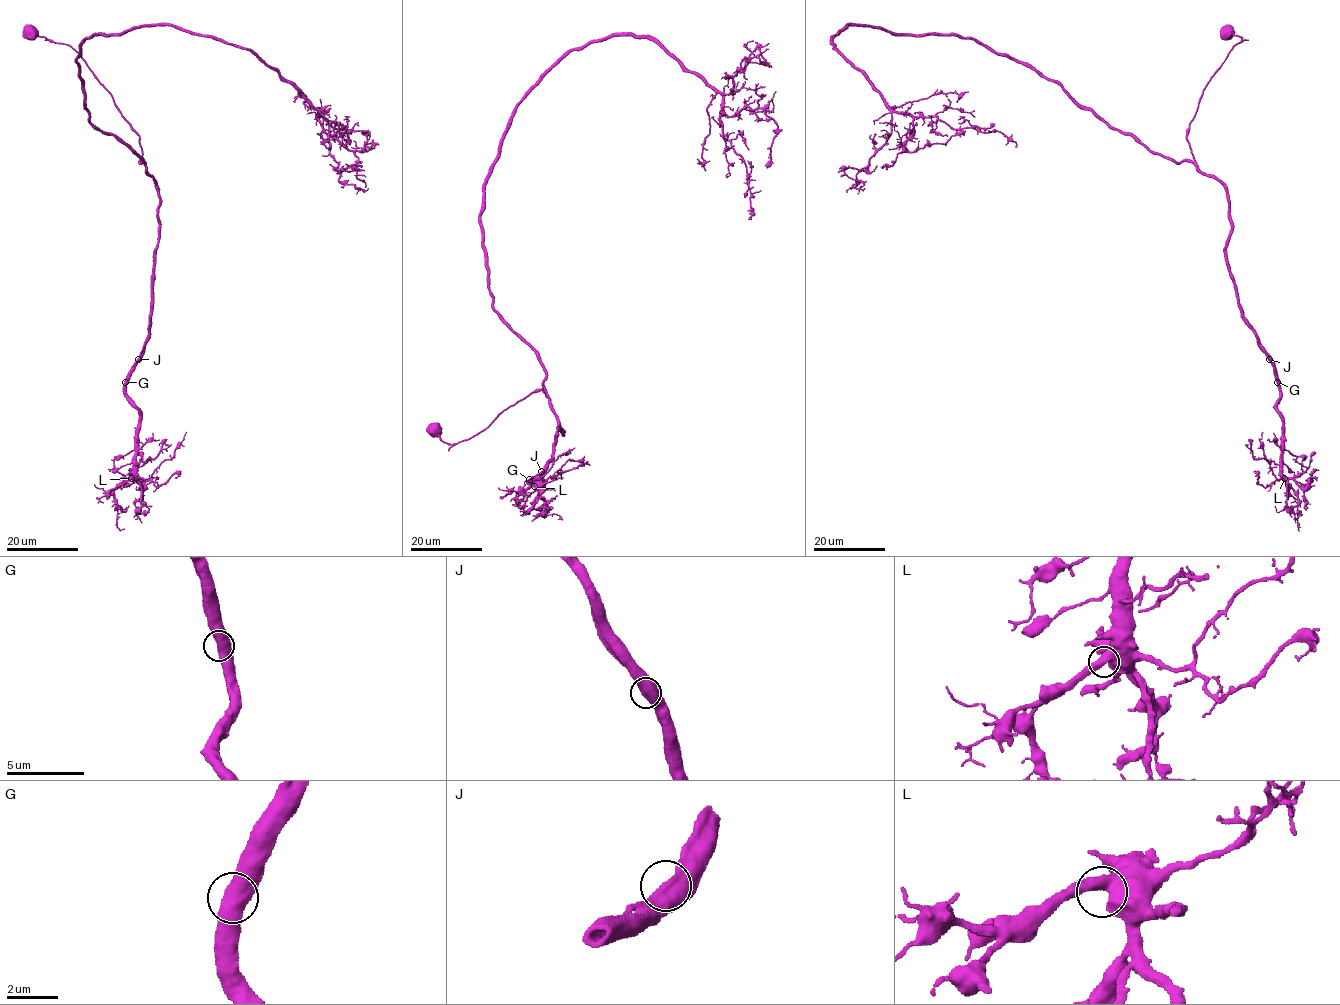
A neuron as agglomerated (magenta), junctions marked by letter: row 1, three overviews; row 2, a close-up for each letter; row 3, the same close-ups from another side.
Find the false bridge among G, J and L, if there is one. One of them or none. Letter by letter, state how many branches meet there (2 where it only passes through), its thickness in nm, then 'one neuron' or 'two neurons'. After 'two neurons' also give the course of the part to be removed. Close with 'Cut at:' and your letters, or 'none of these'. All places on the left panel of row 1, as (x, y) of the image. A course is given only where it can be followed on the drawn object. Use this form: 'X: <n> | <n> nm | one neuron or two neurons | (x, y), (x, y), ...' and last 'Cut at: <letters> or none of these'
G: 2 | 550 nm | one neuron
J: 2 | 600 nm | one neuron
L: 2 | 550 nm | one neuron
Cut at: none of these

